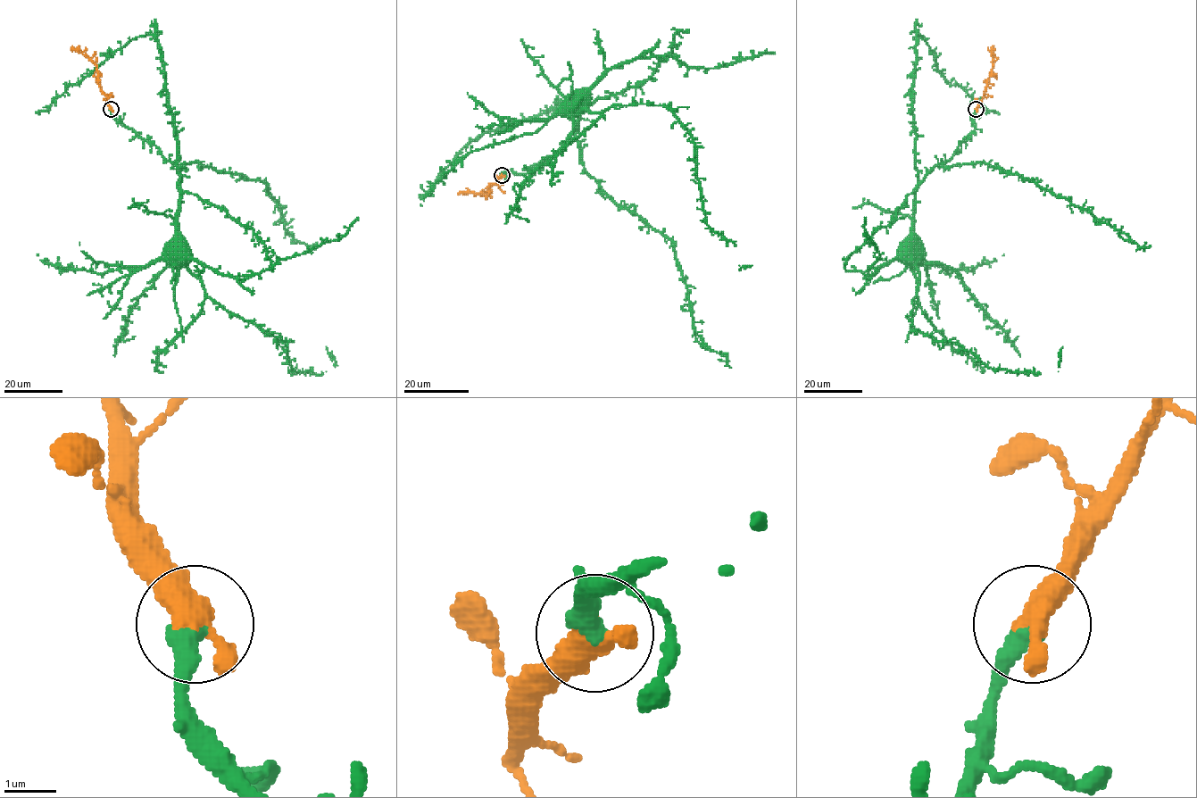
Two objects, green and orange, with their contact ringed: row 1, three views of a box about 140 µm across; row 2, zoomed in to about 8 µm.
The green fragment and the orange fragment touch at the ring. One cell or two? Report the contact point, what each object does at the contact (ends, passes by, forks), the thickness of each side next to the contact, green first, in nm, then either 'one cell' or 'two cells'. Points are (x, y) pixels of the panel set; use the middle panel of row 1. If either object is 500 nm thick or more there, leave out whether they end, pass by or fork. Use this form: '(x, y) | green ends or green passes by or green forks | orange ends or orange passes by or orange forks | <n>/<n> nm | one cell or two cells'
(502, 175) | 420/650 nm | one cell

